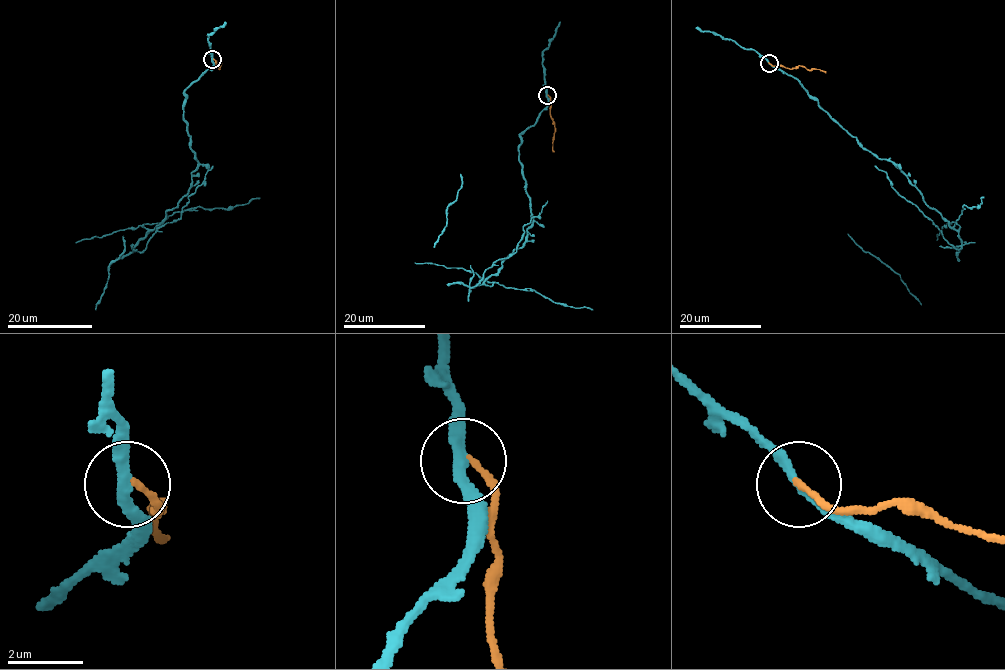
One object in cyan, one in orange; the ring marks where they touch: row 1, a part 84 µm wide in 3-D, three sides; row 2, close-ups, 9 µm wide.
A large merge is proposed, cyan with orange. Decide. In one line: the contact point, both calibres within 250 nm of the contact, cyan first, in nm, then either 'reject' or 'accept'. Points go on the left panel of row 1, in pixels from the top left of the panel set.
place (212, 59); calibres 260 and 150 nm; reject

